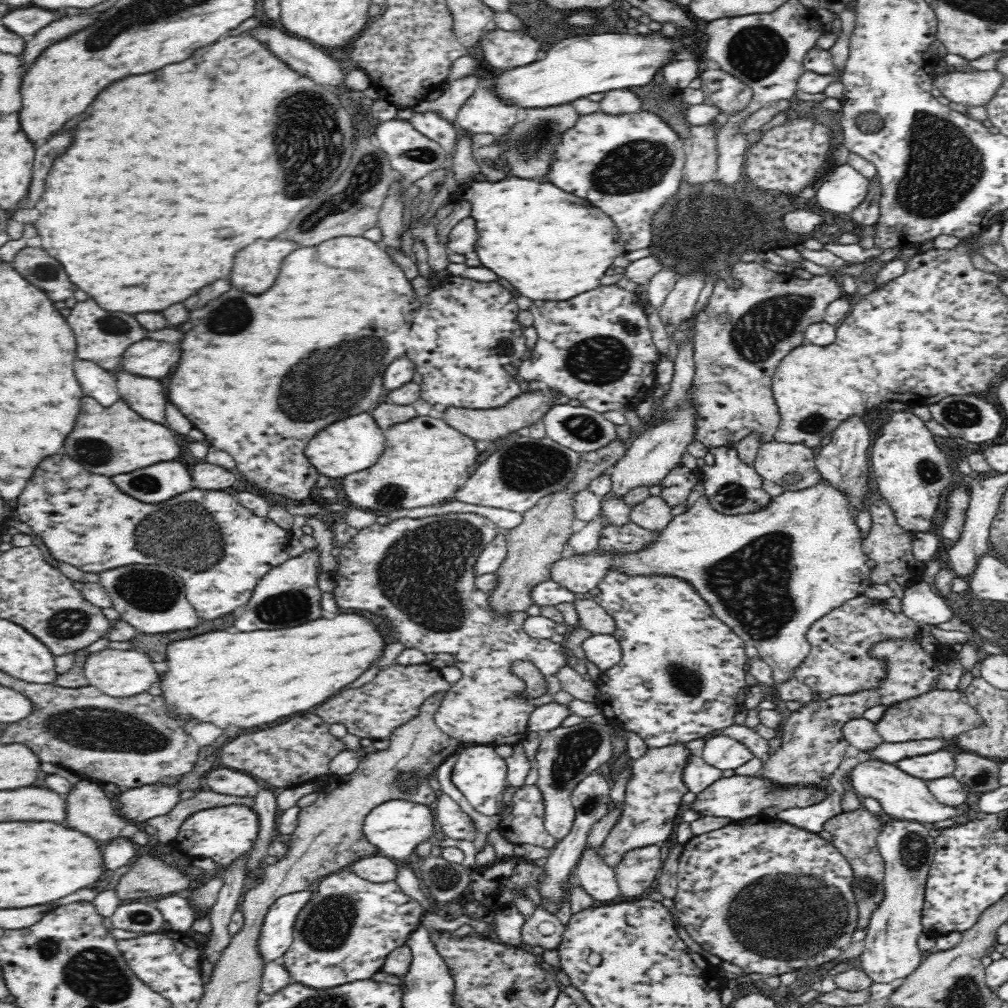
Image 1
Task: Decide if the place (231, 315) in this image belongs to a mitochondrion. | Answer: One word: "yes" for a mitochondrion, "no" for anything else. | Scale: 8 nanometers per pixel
yes

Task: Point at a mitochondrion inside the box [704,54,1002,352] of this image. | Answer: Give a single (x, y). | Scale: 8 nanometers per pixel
(944, 165)

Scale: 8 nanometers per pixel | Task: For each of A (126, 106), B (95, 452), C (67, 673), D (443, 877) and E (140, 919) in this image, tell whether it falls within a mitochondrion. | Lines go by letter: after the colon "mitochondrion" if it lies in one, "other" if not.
A: other
B: mitochondrion
C: other
D: mitochondrion
E: mitochondrion

